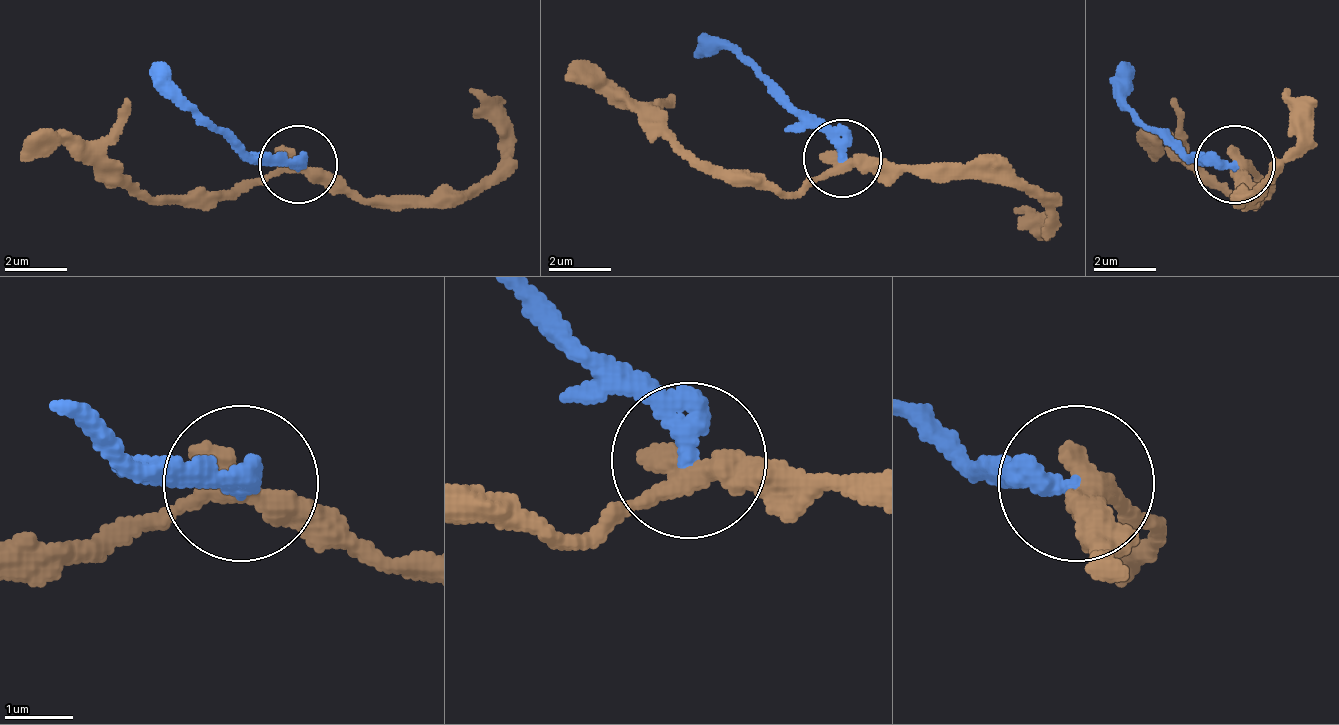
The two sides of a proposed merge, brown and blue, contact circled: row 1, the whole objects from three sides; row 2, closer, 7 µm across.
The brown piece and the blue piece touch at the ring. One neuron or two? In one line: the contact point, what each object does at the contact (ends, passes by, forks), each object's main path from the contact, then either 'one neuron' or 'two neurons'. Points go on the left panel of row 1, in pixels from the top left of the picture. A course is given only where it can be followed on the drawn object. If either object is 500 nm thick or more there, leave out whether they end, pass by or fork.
(298, 164) | brown passes by | blue ends | brown via (300, 166), (245, 189), (151, 197), (112, 189), (26, 135) | blue via (300, 166), (253, 166), (151, 64) | two neurons

